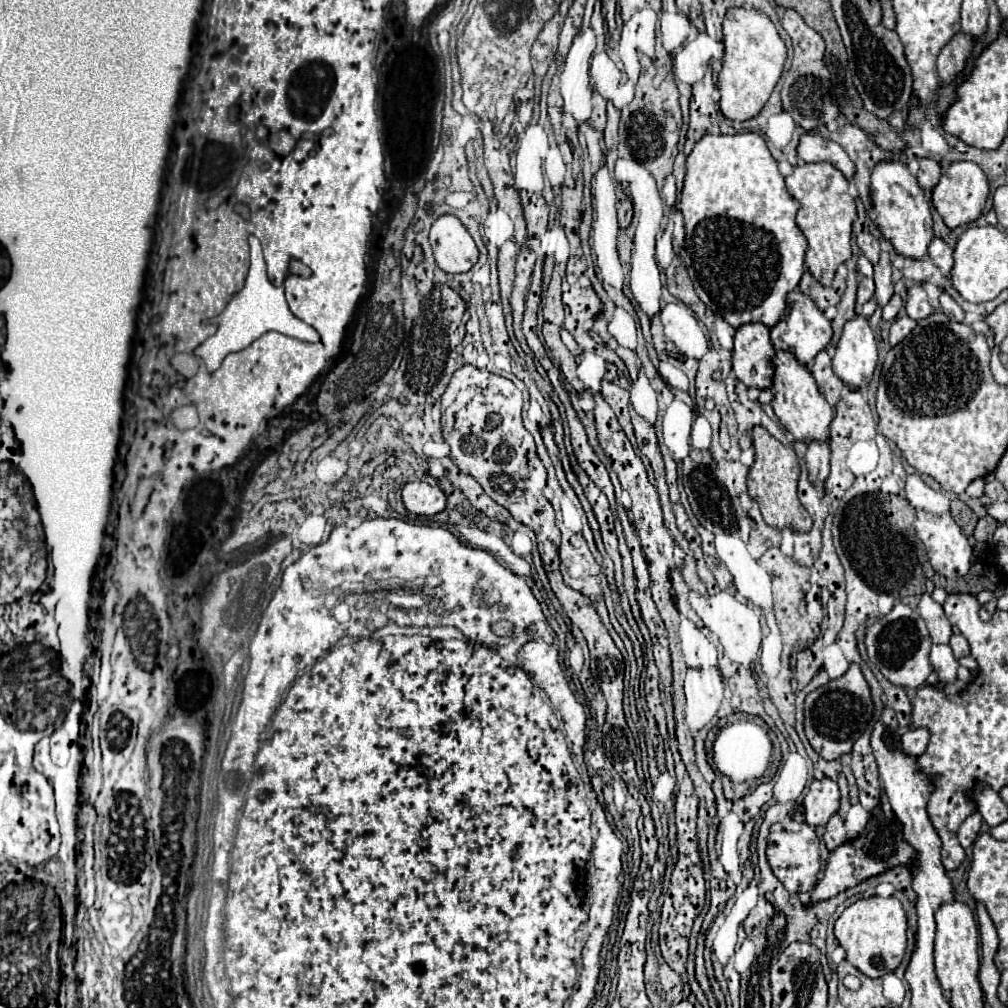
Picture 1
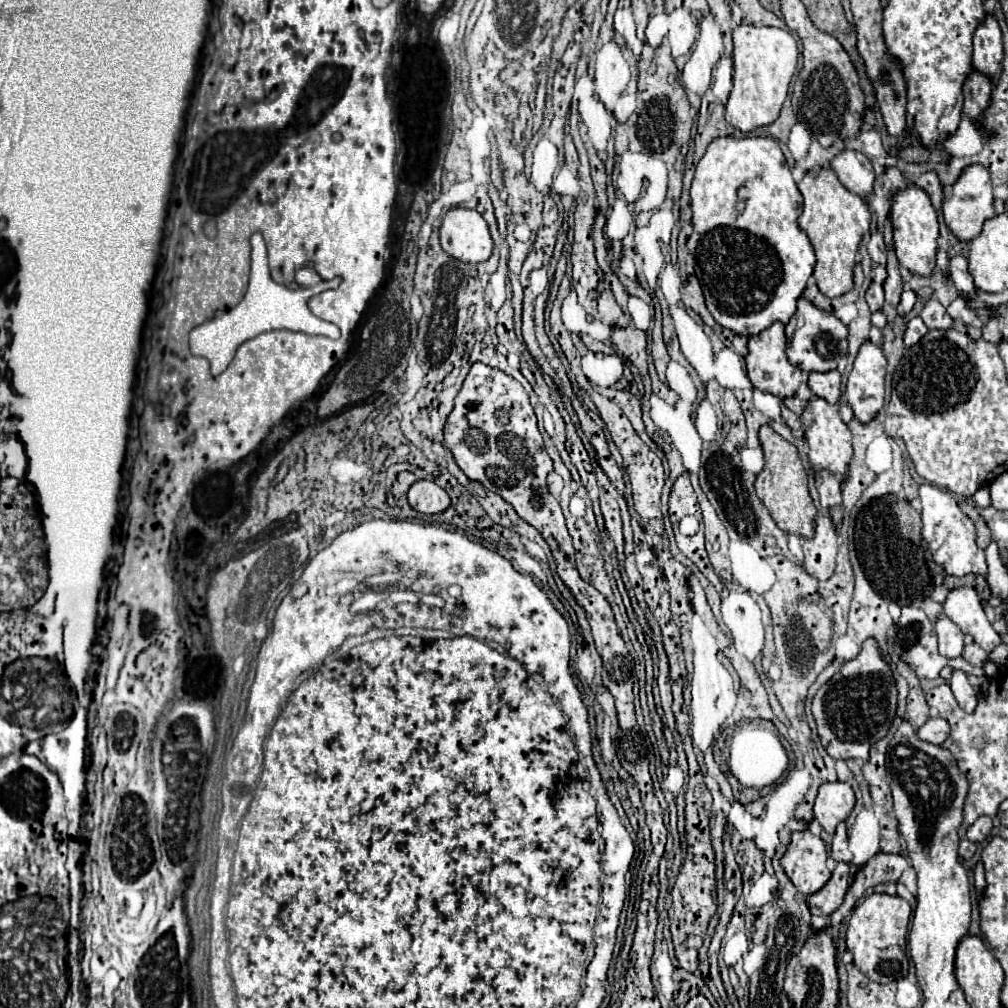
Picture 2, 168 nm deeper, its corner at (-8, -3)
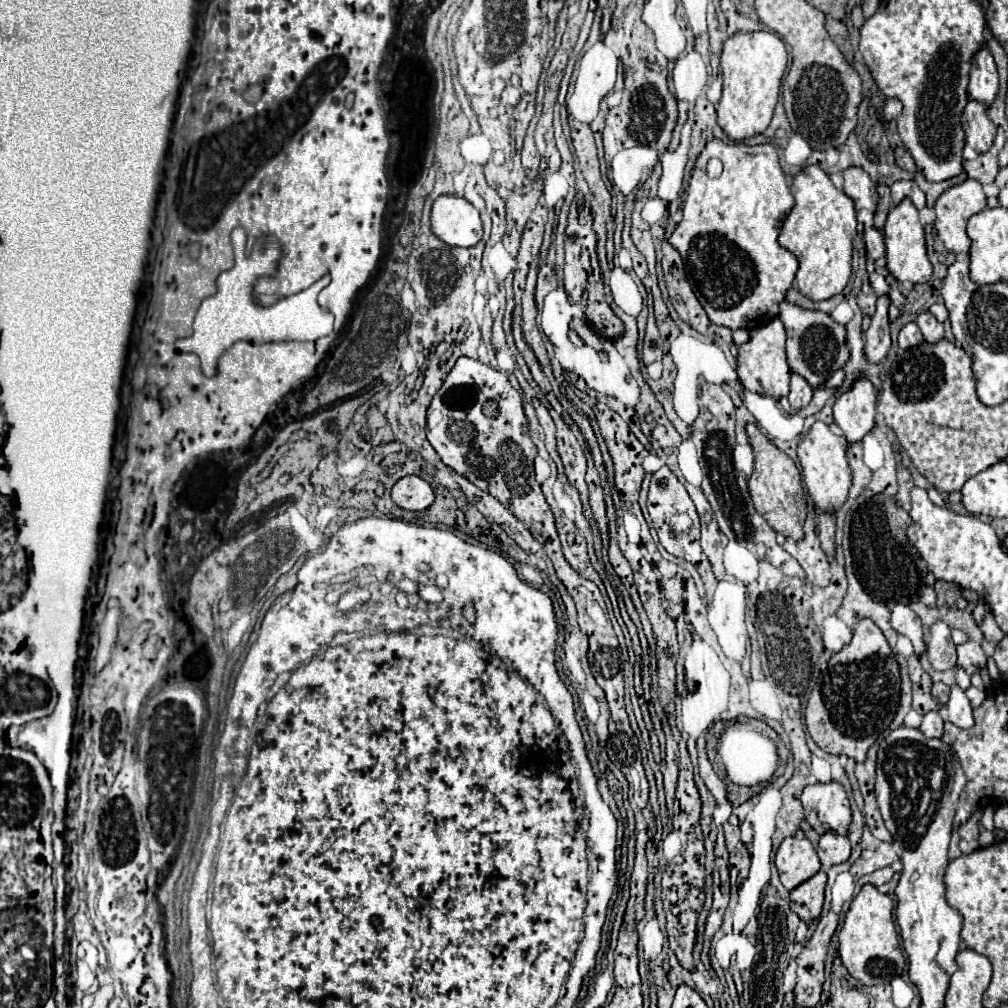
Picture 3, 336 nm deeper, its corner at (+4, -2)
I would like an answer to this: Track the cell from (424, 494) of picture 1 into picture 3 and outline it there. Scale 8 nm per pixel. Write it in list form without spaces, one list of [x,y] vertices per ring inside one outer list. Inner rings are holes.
[[[405,476],[393,486],[391,498],[403,510],[421,512],[421,510],[427,510],[433,504],[435,494],[433,494],[433,488],[429,486],[429,482],[425,482],[423,478]]]

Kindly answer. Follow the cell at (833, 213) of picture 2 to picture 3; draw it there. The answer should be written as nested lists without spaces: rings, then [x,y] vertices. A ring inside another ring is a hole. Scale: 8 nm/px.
[[[805,166],[791,184],[795,206],[783,222],[779,244],[793,252],[799,260],[797,288],[811,300],[827,300],[841,294],[851,276],[853,238],[857,234],[853,200],[833,186],[819,166]]]

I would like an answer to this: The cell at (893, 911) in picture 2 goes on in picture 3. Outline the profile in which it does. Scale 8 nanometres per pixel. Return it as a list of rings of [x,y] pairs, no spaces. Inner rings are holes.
[[[871,884],[863,886],[845,914],[837,950],[849,974],[859,982],[867,986],[891,982],[905,968],[905,958],[899,950],[899,938],[893,922],[893,900]]]

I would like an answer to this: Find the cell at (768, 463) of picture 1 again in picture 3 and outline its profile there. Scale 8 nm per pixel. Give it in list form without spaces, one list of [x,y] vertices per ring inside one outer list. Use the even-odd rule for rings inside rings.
[[[753,422],[747,424],[747,436],[749,436],[749,444],[755,452],[755,470],[747,482],[755,510],[767,520],[767,524],[775,532],[789,536],[793,540],[801,540],[803,538],[803,522],[807,516],[807,500],[805,500],[805,492],[801,488],[801,476],[799,476],[795,462],[785,452],[781,452],[757,428],[757,424],[753,424]]]

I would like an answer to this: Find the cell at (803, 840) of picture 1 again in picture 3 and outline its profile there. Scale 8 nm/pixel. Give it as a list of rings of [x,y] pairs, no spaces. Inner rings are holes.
[[[801,834],[787,836],[781,842],[781,846],[779,846],[777,854],[775,854],[775,866],[779,870],[781,884],[787,890],[793,890],[799,884],[807,882],[821,868],[815,848]]]

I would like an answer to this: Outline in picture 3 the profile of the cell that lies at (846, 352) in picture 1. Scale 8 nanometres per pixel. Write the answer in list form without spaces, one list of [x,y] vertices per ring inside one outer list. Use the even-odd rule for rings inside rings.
[[[861,374],[855,384],[835,400],[833,416],[847,442],[861,440],[875,426],[875,398],[877,392],[873,384]]]

